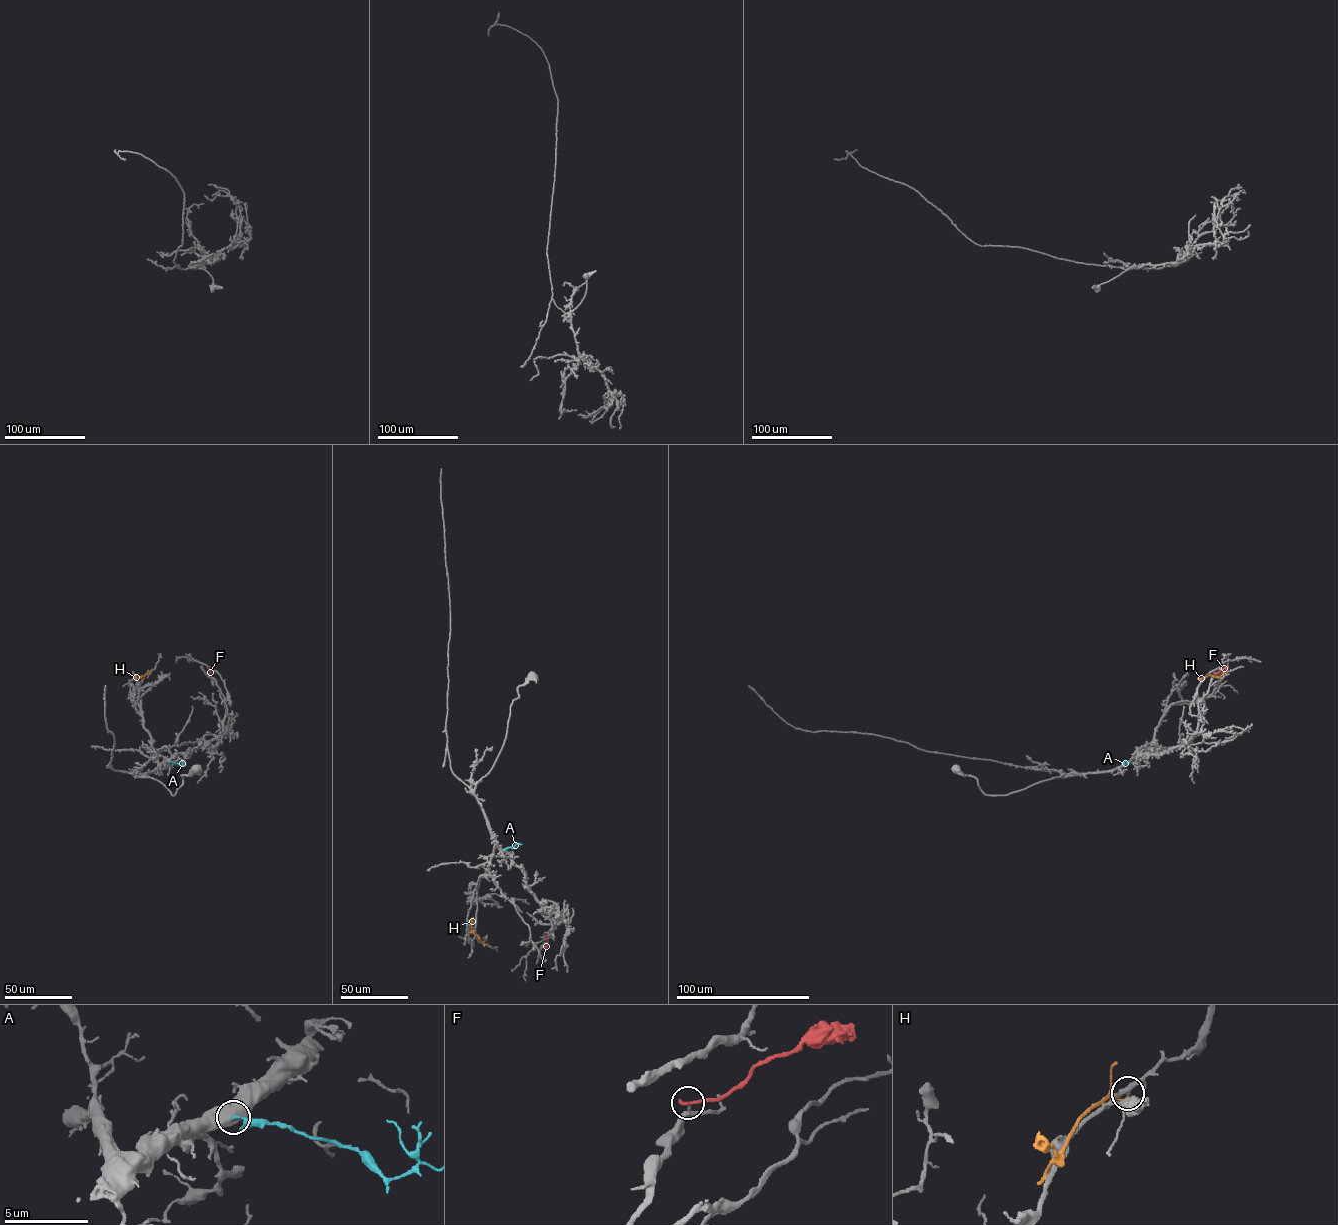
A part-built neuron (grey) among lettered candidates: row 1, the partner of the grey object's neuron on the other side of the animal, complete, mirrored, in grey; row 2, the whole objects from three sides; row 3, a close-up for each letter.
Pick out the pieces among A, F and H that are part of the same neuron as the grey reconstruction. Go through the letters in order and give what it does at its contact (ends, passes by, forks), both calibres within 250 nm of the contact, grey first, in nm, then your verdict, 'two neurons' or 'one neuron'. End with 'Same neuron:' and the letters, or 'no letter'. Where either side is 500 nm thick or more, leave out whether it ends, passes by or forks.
A: 550 nm thick on the grey side, 180 nm on the other; two neurons
F: it ends there; 180 nm thick on the grey side, 240 nm on the other; two neurons
H: it ends there; 120 nm thick on the grey side, 170 nm on the other; two neurons
Same neuron: no letter

